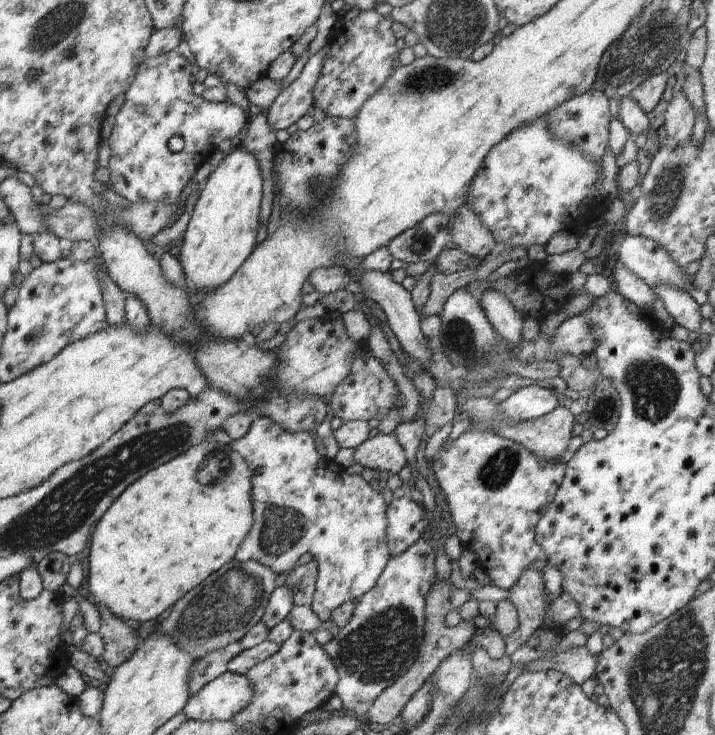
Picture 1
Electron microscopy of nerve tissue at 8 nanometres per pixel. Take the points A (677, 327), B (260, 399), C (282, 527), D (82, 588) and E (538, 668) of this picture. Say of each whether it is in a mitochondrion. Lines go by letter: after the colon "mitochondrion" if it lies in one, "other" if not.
A: other
B: other
C: mitochondrion
D: other
E: other

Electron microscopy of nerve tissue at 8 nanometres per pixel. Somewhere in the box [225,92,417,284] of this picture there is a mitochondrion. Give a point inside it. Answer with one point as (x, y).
(316, 187)

